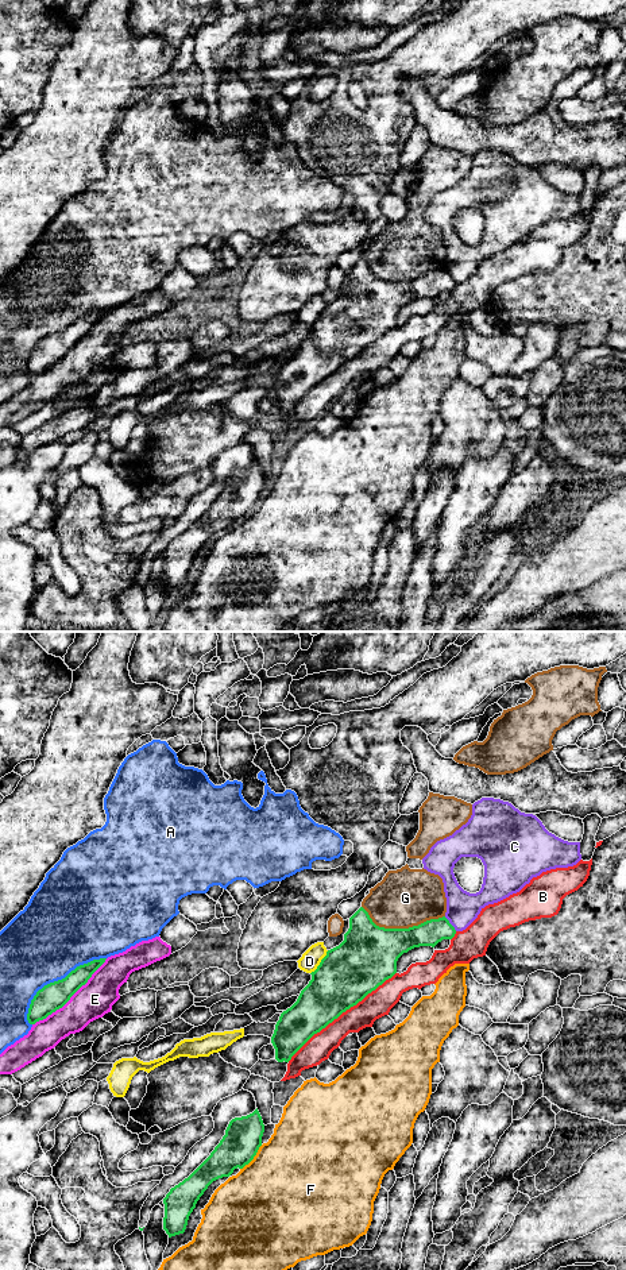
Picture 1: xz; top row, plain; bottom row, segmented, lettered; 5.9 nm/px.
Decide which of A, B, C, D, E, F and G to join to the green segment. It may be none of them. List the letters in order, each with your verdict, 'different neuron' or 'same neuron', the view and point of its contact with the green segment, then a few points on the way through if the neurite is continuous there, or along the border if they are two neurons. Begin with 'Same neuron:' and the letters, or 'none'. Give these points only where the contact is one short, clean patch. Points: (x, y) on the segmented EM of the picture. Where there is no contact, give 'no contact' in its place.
Same neuron: none
A: different neuron; contact xz (55, 981)
B: different neuron; contact xz (342, 1012)
C: different neuron; contact xz (449, 923); border xz (444, 917), (456, 930)
D: different neuron; contact xz (320, 962)
E: different neuron; contact xz (70, 996)
F: different neuron; contact xz (252, 1158)
G: different neuron; contact xz (401, 929)

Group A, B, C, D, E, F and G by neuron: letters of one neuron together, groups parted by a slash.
A / B / C / D / E / F / G

